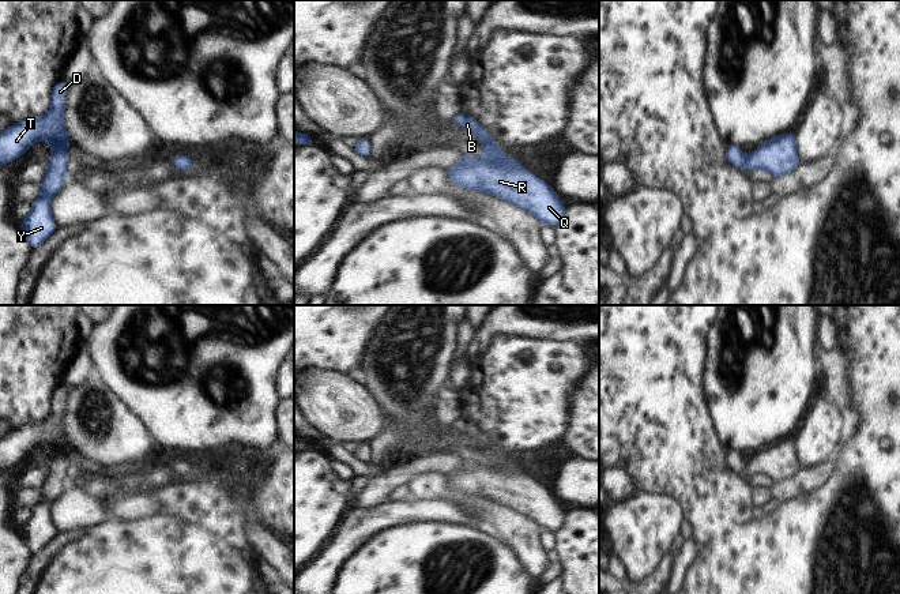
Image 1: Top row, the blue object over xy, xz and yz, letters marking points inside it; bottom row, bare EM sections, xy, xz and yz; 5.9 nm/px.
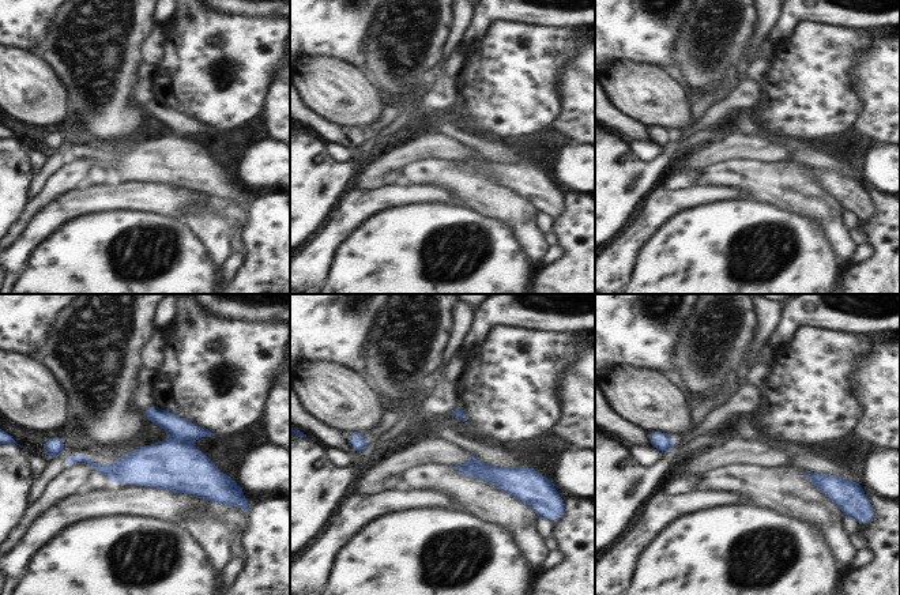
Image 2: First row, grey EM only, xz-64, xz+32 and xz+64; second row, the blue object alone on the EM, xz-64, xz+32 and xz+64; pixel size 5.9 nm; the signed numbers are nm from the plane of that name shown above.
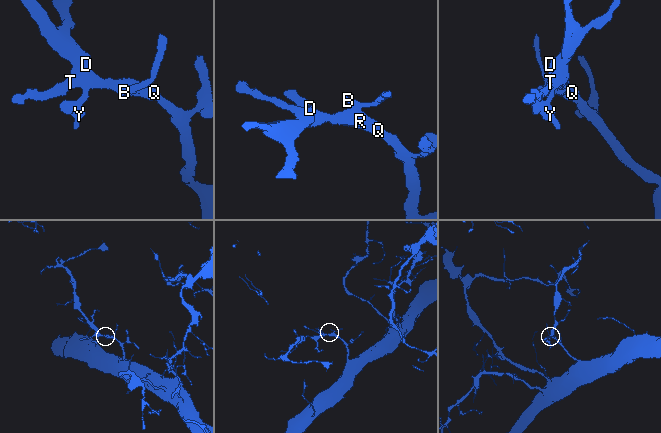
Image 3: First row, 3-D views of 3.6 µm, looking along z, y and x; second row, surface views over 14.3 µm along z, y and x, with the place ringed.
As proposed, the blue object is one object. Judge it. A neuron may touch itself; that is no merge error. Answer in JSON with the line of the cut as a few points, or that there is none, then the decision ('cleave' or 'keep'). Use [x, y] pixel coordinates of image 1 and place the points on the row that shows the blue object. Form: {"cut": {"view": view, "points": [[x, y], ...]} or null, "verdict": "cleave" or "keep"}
{"cut": null, "verdict": "keep"}

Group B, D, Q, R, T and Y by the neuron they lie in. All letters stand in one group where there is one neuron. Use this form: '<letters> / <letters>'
B D Q R T Y

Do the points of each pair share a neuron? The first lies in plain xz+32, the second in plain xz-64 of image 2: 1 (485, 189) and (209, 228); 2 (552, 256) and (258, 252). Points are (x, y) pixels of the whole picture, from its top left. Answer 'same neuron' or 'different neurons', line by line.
1: same neuron
2: different neurons

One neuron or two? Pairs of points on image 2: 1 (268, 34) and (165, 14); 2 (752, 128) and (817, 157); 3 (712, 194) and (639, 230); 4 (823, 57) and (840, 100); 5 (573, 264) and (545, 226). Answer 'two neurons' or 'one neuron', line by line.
1: two neurons
2: one neuron
3: one neuron
4: one neuron
5: two neurons

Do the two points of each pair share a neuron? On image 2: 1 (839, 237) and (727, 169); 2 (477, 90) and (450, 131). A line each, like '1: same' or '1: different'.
1: same
2: different

